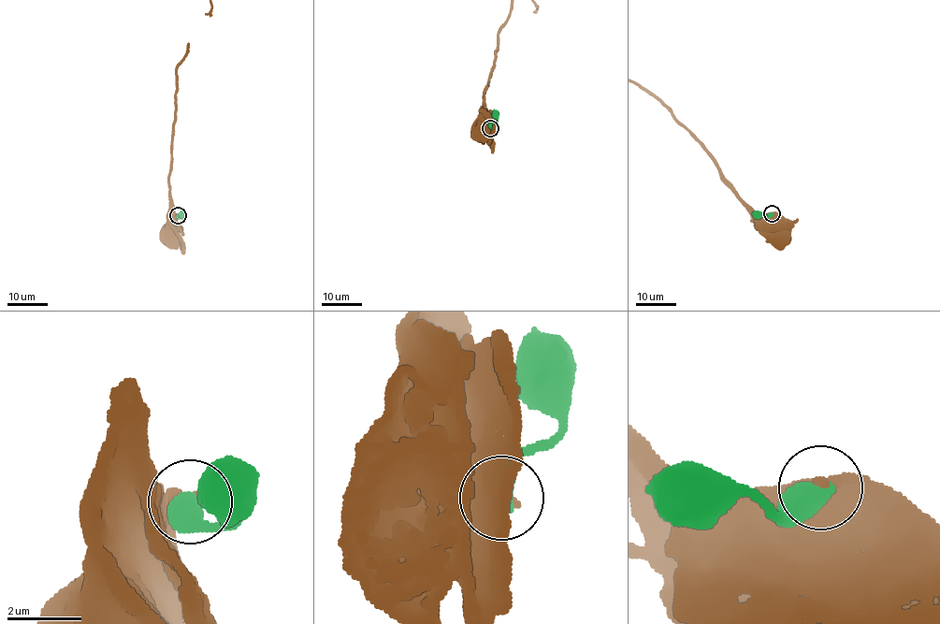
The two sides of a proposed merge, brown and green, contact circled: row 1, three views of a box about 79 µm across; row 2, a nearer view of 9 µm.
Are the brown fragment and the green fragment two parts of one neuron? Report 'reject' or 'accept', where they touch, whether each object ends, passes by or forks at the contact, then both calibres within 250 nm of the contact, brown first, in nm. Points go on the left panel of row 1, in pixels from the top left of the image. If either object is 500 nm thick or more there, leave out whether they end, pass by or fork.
reject; at (178, 215); 340 nm thick on the brown side, 650 nm on the other

